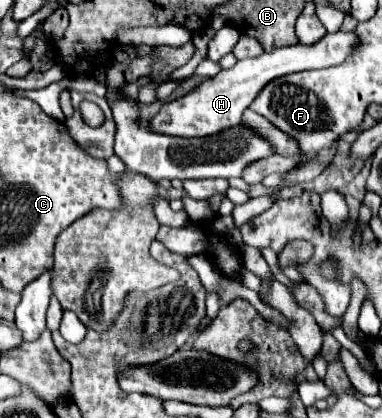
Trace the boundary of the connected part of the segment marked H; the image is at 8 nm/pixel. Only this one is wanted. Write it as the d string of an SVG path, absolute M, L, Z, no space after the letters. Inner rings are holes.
M337 31L337 33L327 33L321 41L313 43L313 45L297 43L297 45L289 45L289 47L277 47L271 53L263 53L255 59L237 61L237 65L233 69L219 71L213 79L199 85L193 93L179 97L171 103L165 103L163 109L159 111L159 115L155 119L151 119L151 127L163 135L173 135L173 137L207 137L207 135L215 135L223 129L235 127L237 123L241 123L243 111L261 93L261 87L265 87L265 83L271 83L273 79L279 79L281 75L339 65L353 51L353 47L355 47L353 43L357 43L355 33Z

